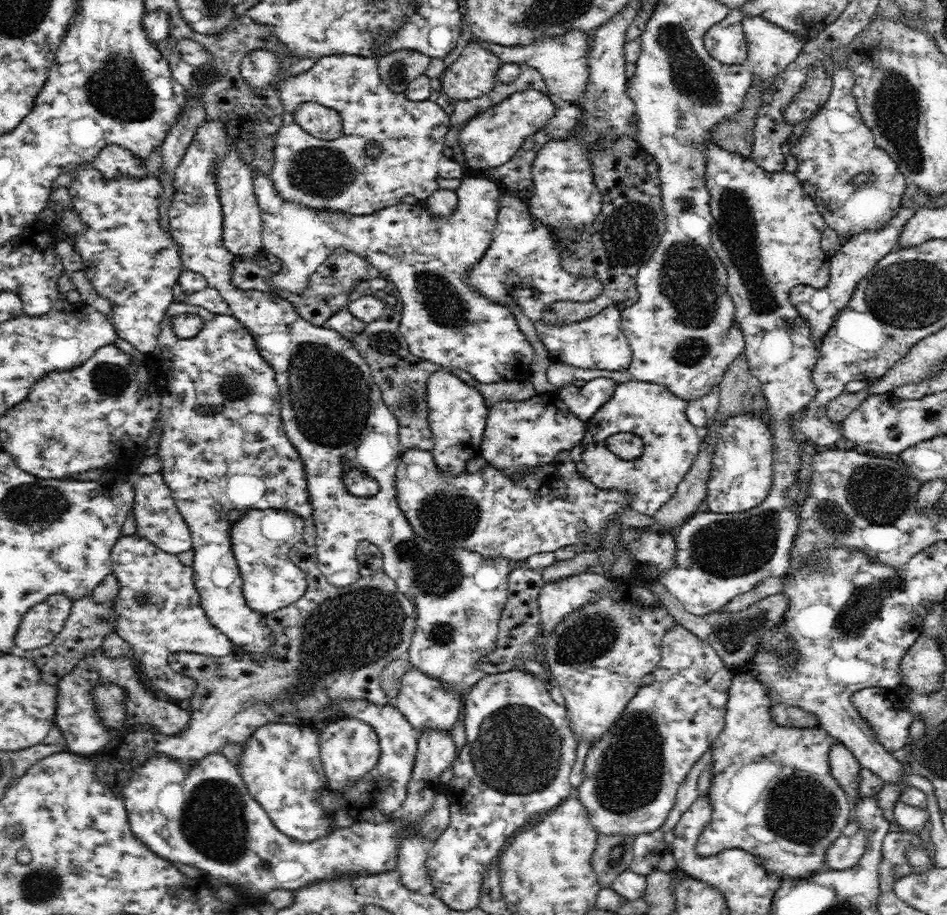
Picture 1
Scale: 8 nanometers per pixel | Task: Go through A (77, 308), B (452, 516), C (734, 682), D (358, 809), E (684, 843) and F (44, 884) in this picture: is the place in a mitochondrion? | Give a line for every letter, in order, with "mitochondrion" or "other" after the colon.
A: other
B: mitochondrion
C: other
D: other
E: other
F: mitochondrion

